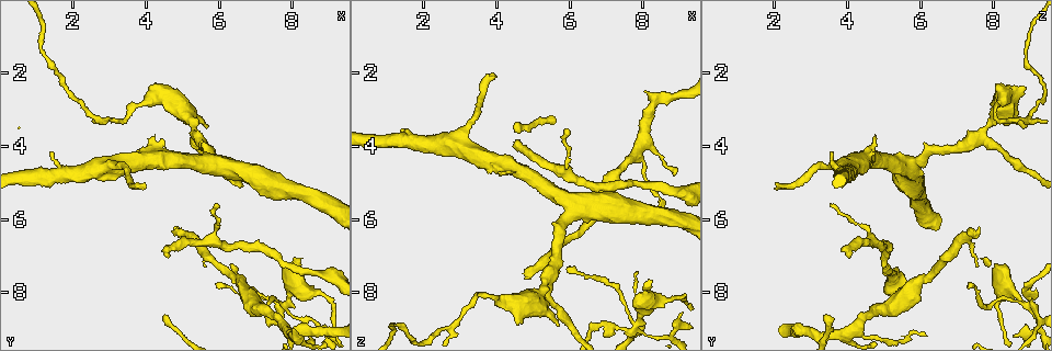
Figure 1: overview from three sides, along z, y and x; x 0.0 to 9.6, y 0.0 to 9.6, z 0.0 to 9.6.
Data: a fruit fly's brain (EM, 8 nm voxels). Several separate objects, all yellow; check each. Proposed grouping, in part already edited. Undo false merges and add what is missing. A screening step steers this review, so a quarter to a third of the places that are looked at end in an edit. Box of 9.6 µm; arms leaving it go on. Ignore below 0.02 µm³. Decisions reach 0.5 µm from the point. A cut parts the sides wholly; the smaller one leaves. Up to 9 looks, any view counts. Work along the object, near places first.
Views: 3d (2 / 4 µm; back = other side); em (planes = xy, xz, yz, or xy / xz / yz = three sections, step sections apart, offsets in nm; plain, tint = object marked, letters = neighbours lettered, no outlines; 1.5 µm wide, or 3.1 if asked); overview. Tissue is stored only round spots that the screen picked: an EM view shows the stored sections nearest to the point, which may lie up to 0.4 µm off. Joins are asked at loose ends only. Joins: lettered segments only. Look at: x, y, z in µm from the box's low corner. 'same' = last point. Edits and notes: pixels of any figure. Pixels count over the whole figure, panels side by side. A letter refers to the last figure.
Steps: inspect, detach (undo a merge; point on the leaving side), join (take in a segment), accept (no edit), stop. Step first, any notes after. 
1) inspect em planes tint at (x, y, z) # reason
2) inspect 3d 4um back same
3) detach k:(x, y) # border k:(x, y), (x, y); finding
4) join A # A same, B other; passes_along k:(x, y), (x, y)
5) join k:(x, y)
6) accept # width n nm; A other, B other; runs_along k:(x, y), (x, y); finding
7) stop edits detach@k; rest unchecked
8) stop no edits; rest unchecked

inspect em planes tint at (6.00, 5.60, 3.55)

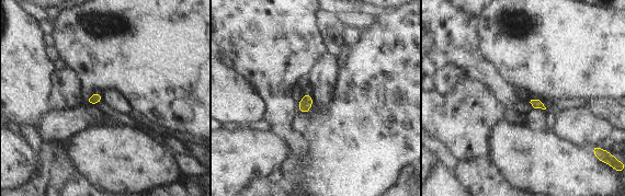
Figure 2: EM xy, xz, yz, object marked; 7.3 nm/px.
inspect em planes letters same

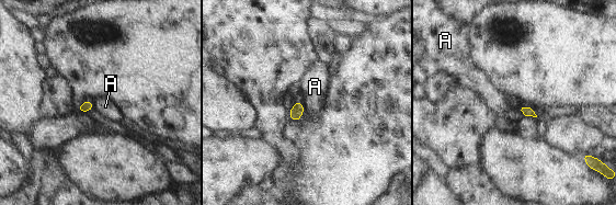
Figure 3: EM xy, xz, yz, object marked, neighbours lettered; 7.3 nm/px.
accept # A other; border 3:(520, 110), (529, 107), (537, 115); none of them fits

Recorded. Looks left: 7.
inspect em planes letters at (3.85, 5.20, 2.05) # branch stops here

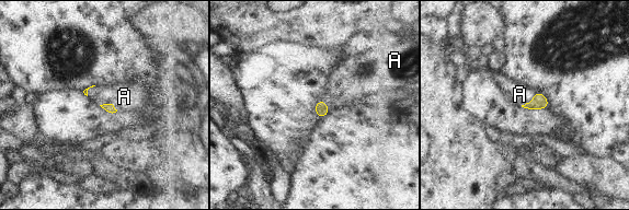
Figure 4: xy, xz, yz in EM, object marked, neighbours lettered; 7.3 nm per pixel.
join A # A same; passes_along 4:(109, 107), (110, 104), (124, 96); it goes on there

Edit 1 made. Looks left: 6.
inspect overview

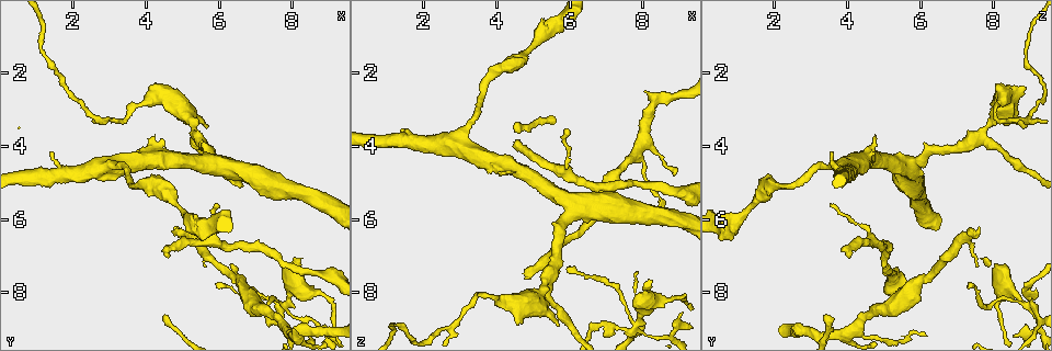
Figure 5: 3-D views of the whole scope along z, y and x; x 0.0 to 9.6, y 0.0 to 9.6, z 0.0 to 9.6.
inspect 3d 4um back at (6.15, 4.55, 5.65) # arms part here

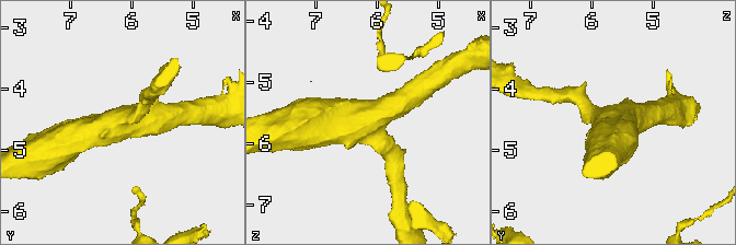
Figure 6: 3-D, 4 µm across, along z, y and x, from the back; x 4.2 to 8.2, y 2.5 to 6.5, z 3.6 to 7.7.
inspect em yz step 8 tint at (6.15, 4.55, 5.70) # arms 3; arm_widths 240, 420, 550 nm; need the tissue

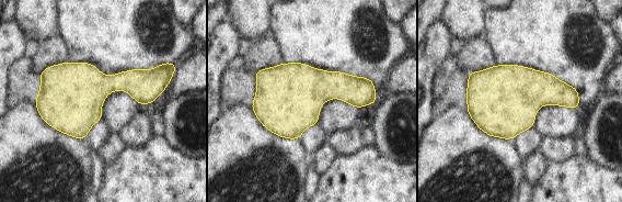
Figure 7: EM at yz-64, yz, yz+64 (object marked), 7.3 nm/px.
inspect em planes letters same

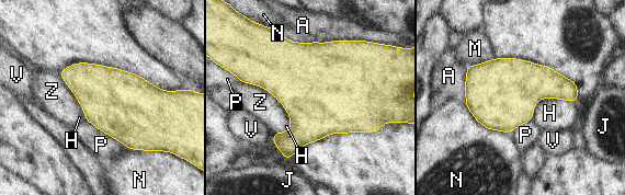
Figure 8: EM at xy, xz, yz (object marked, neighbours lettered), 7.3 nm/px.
accept # width 440 nm; A other, H other, J other, M other, N other, P other, V other, Z other; all the same neuron

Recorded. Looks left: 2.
inspect em yz step 4 letters at (7.75, 8.30, 8.95) # small branch off a trunk

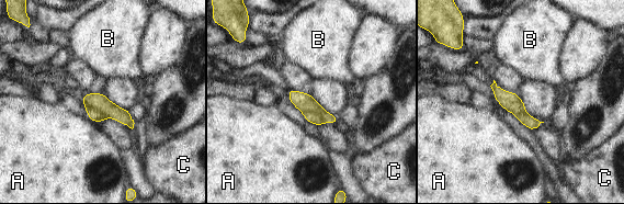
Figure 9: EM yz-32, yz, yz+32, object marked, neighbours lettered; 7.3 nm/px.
detach 9:(310, 117) # A other, B other, C other; border 9:(303, 112), (315, 112), (326, 121); a second neuron is stuck on

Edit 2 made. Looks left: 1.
stop edits join@4, detach@9; rest unchecked

